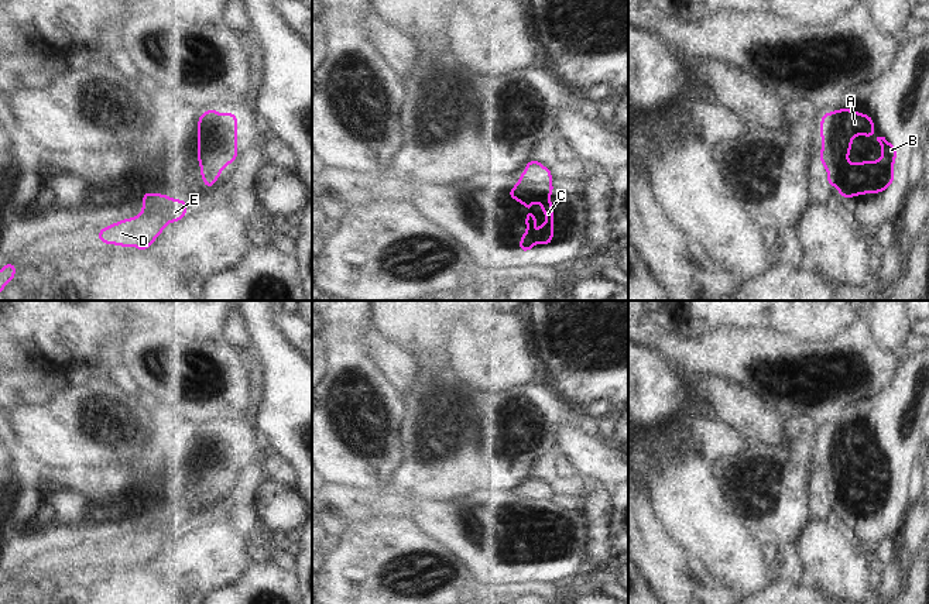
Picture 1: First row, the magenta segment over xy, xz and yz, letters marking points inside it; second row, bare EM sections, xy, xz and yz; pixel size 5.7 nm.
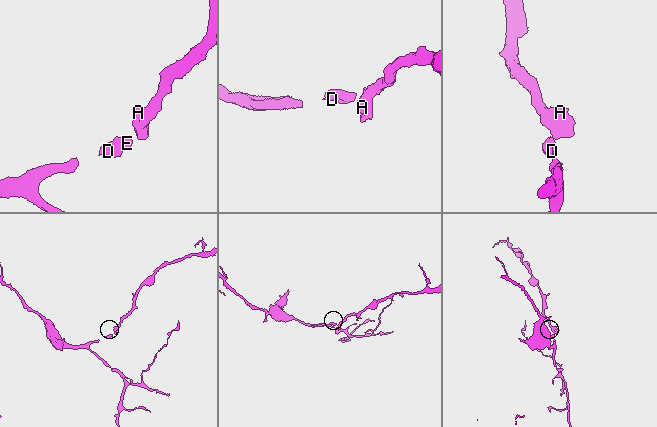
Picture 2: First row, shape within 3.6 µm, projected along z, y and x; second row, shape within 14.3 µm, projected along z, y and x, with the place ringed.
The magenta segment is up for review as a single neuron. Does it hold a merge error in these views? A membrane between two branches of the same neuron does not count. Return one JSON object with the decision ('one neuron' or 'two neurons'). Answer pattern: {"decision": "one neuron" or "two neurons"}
{"decision": "two neurons"}

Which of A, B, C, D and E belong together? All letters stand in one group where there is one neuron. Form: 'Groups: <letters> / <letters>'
Groups: A B C / D E

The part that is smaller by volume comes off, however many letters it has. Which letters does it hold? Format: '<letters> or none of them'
A, B, C

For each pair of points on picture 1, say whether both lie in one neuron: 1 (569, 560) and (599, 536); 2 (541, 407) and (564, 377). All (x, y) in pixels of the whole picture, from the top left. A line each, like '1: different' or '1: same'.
1: different
2: different

